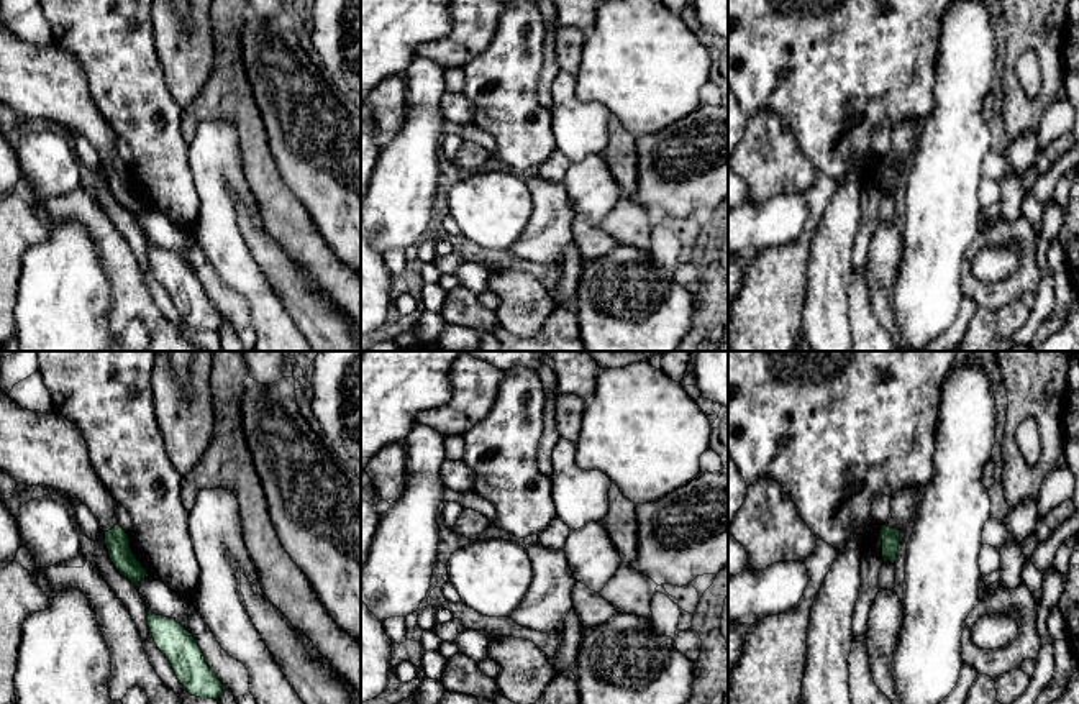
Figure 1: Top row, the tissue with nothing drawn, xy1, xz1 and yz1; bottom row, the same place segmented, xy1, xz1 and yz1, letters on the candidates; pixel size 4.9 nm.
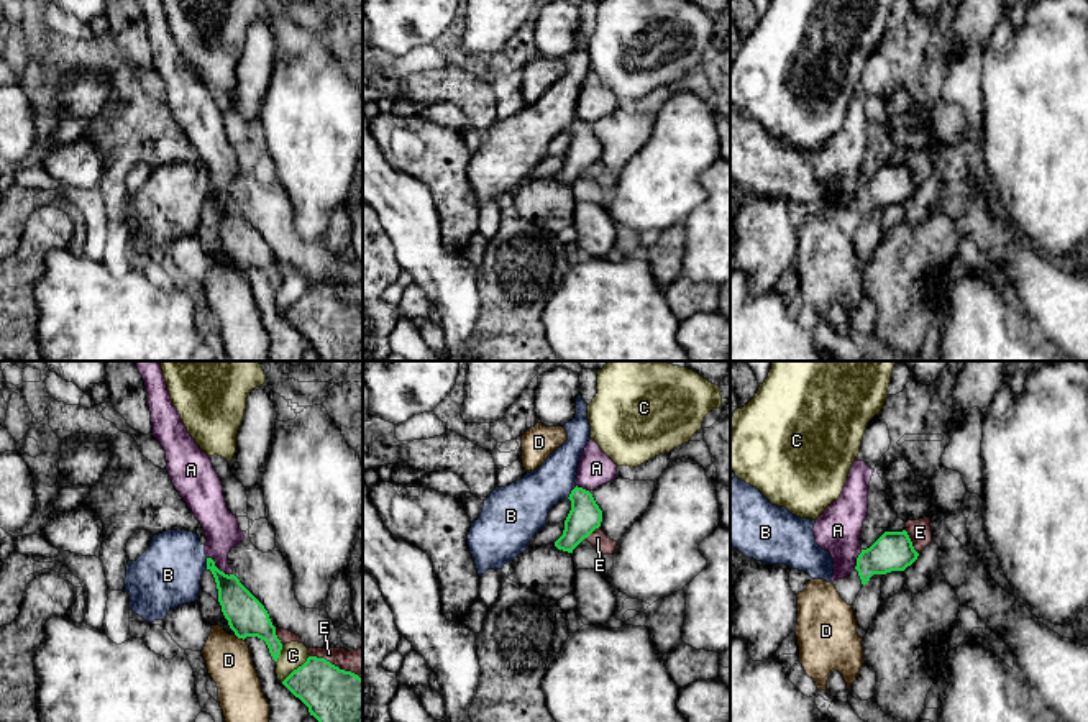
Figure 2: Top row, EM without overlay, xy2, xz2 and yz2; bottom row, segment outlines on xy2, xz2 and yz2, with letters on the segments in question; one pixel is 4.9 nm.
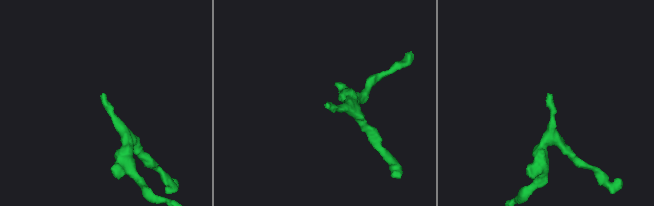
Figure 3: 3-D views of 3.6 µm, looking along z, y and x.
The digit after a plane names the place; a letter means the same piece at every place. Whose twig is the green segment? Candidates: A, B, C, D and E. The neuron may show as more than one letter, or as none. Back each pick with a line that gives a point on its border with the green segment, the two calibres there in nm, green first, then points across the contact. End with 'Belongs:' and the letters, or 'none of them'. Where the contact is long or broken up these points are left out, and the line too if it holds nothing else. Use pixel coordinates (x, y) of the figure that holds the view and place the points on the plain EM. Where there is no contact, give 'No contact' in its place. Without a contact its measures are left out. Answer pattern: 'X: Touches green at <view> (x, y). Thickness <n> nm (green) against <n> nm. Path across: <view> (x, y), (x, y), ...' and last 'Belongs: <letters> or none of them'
Belongs: none of them

